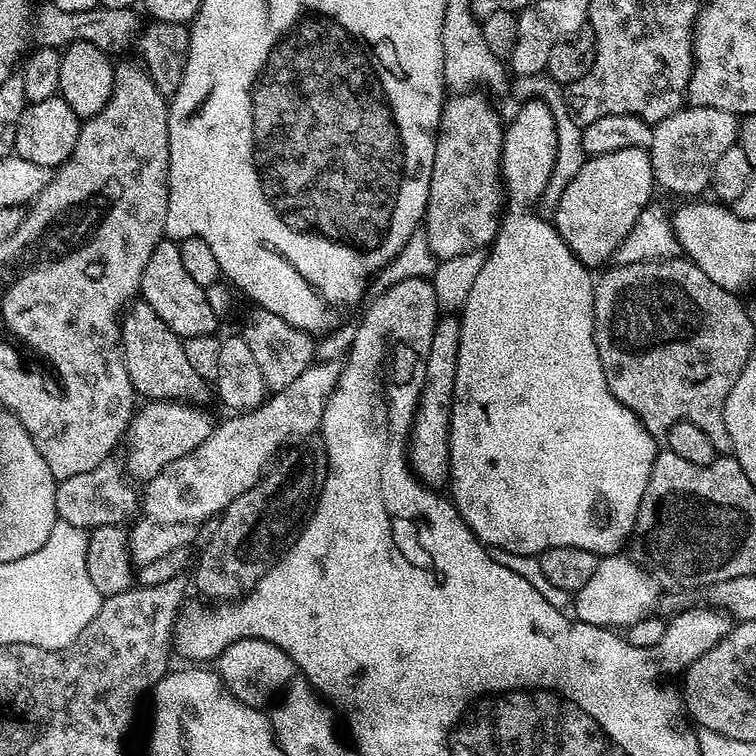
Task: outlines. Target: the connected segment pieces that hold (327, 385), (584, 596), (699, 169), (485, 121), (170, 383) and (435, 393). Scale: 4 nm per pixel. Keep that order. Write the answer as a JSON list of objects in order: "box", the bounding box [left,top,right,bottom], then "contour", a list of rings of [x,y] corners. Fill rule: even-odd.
[{"box":[142,360,341,526],"contour":[[[339,360],[314,362],[309,368],[302,370],[302,374],[298,374],[298,378],[290,382],[290,386],[272,392],[257,408],[229,415],[229,420],[224,420],[221,424],[219,421],[213,427],[210,438],[206,438],[206,442],[190,450],[188,454],[182,454],[182,458],[174,458],[174,462],[167,464],[154,479],[143,485],[142,512],[146,514],[144,516],[161,526],[200,524],[203,520],[211,521],[219,517],[224,509],[230,506],[230,502],[234,502],[234,498],[246,494],[246,490],[250,490],[260,481],[260,477],[273,463],[277,453],[319,433],[326,402],[336,389],[341,367]]]},{"box":[572,553,662,628],"contour":[[[612,553],[609,556],[601,557],[597,569],[594,570],[593,577],[586,582],[586,585],[582,586],[582,590],[575,593],[572,602],[575,619],[588,625],[626,628],[634,621],[649,615],[657,607],[662,589],[659,585],[659,579],[655,575],[650,576],[646,571],[648,570],[643,565],[640,565],[631,557],[629,559],[624,557],[624,554],[621,553]]]},{"box":[647,106,738,198],"contour":[[[685,106],[679,108],[670,118],[662,118],[652,130],[654,142],[647,148],[648,157],[652,163],[652,178],[657,185],[660,184],[668,192],[673,192],[680,198],[696,198],[699,192],[707,193],[712,183],[714,162],[726,154],[726,150],[737,147],[738,144],[738,117],[735,112],[714,110],[710,106],[697,108]]]},{"box":[422,94,506,261],"contour":[[[452,94],[445,99],[440,115],[440,128],[436,132],[434,170],[430,178],[428,205],[424,211],[422,233],[437,261],[458,258],[458,254],[470,254],[487,249],[500,228],[502,209],[506,204],[504,182],[500,175],[502,142],[505,125],[500,124],[496,108],[480,94]]]},{"box":[120,298,214,406],"contour":[[[143,298],[137,299],[135,302],[129,303],[127,307],[125,307],[120,317],[120,342],[124,349],[124,365],[130,374],[130,382],[132,383],[133,393],[140,395],[141,392],[141,394],[144,395],[144,398],[147,398],[148,400],[178,400],[181,402],[191,402],[197,406],[207,405],[207,400],[210,398],[213,399],[214,392],[210,387],[209,381],[198,378],[198,373],[190,367],[190,361],[186,358],[184,340],[178,334],[174,334],[174,330],[170,330],[166,326],[166,322],[162,322],[162,318],[158,318],[158,314],[154,314],[152,307],[149,306]]]},{"box":[408,314,460,486],"contour":[[[444,314],[434,326],[434,338],[430,338],[430,354],[426,354],[426,378],[416,404],[416,416],[412,419],[412,430],[408,437],[408,463],[416,479],[429,486],[447,485],[450,480],[450,418],[452,417],[452,395],[456,377],[456,355],[460,345],[460,321],[455,315]]]}]

